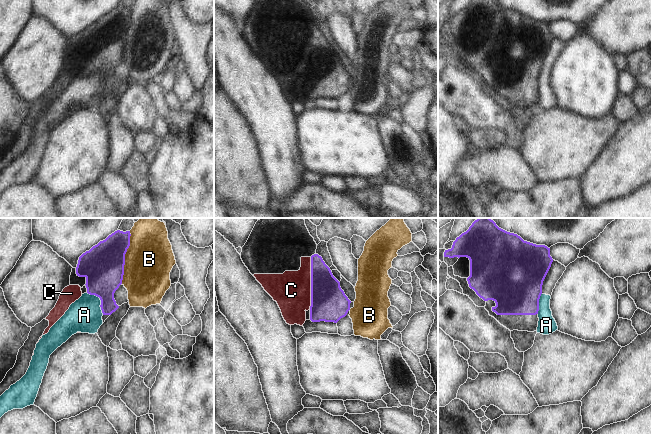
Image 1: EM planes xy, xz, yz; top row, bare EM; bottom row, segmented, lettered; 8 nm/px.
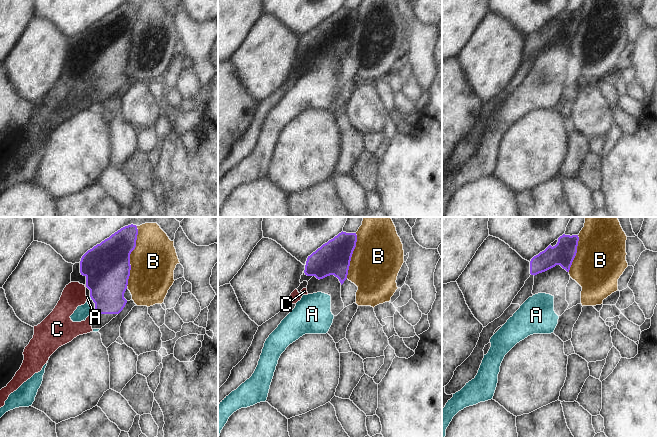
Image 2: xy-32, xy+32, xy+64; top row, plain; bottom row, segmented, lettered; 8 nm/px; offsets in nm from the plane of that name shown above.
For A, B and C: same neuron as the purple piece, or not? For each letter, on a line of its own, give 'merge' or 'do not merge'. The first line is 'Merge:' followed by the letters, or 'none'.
Merge: C
A: do not merge
B: do not merge
C: merge

